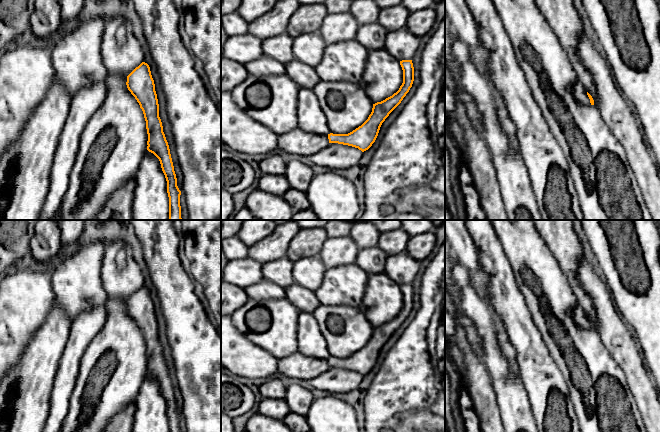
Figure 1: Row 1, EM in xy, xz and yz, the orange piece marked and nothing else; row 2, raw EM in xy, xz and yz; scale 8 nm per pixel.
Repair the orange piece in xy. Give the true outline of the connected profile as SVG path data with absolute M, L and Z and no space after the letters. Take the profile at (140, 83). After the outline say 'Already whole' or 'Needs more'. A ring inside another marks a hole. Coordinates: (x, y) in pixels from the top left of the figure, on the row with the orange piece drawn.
M142 62L136 67L127 76L126 85L139 103L144 114L148 134L147 150L159 159L167 181L169 220L182 220L180 206L181 191L177 186L177 178L169 145L159 117L159 104L149 65Z. Already whole

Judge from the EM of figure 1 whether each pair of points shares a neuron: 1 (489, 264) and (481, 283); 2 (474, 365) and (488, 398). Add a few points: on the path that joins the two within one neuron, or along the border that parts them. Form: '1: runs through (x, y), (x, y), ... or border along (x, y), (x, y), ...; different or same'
1: border along (477, 251), (479, 265), (488, 277), (489, 296); different
2: runs through (476, 373), (481, 390); same

